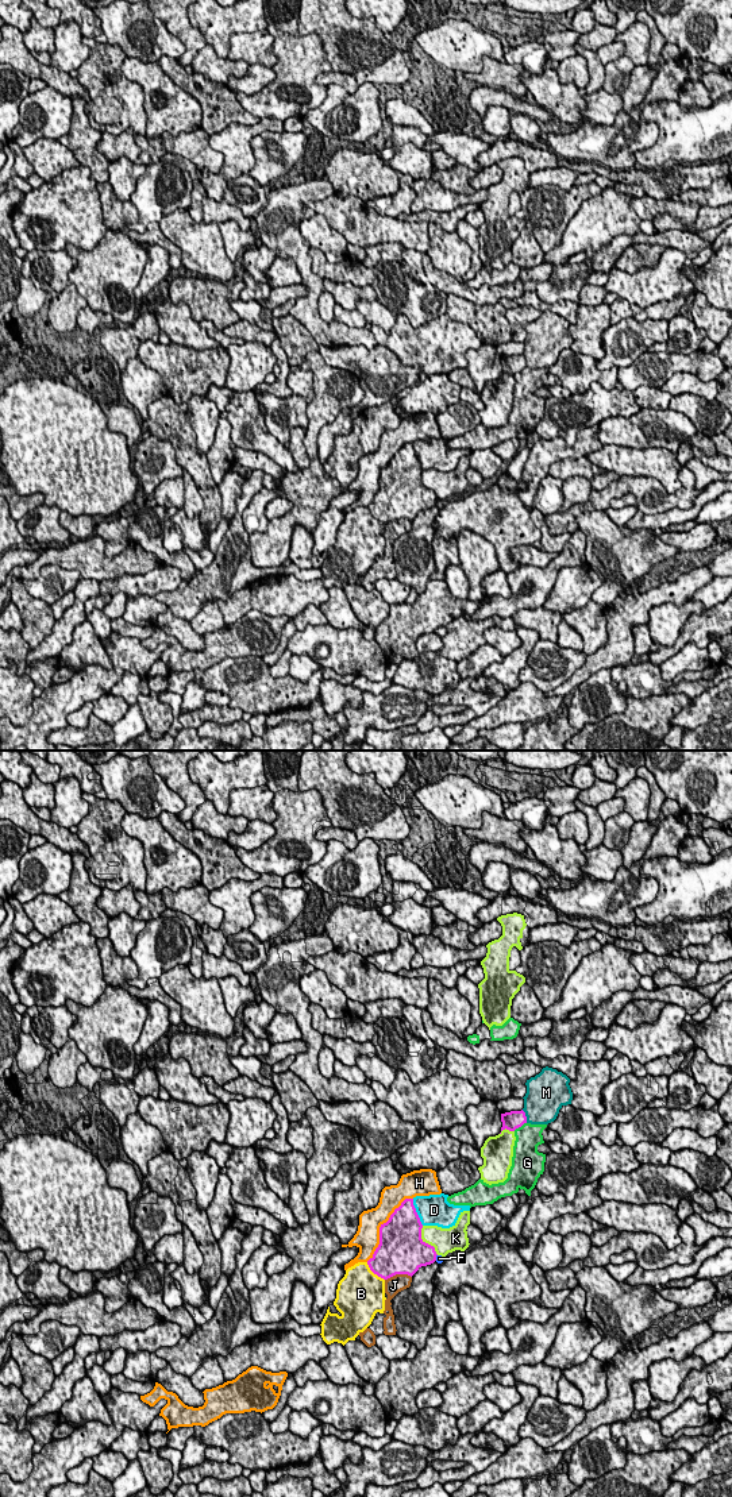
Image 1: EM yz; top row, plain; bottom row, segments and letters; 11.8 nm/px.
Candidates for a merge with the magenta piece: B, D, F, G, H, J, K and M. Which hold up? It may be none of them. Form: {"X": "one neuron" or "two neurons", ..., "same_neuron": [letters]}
{"B": "two neurons", "D": "two neurons", "F": "two neurons", "G": "two neurons", "H": "two neurons", "J": "two neurons", "K": "two neurons", "M": "two neurons", "same_neuron": []}

